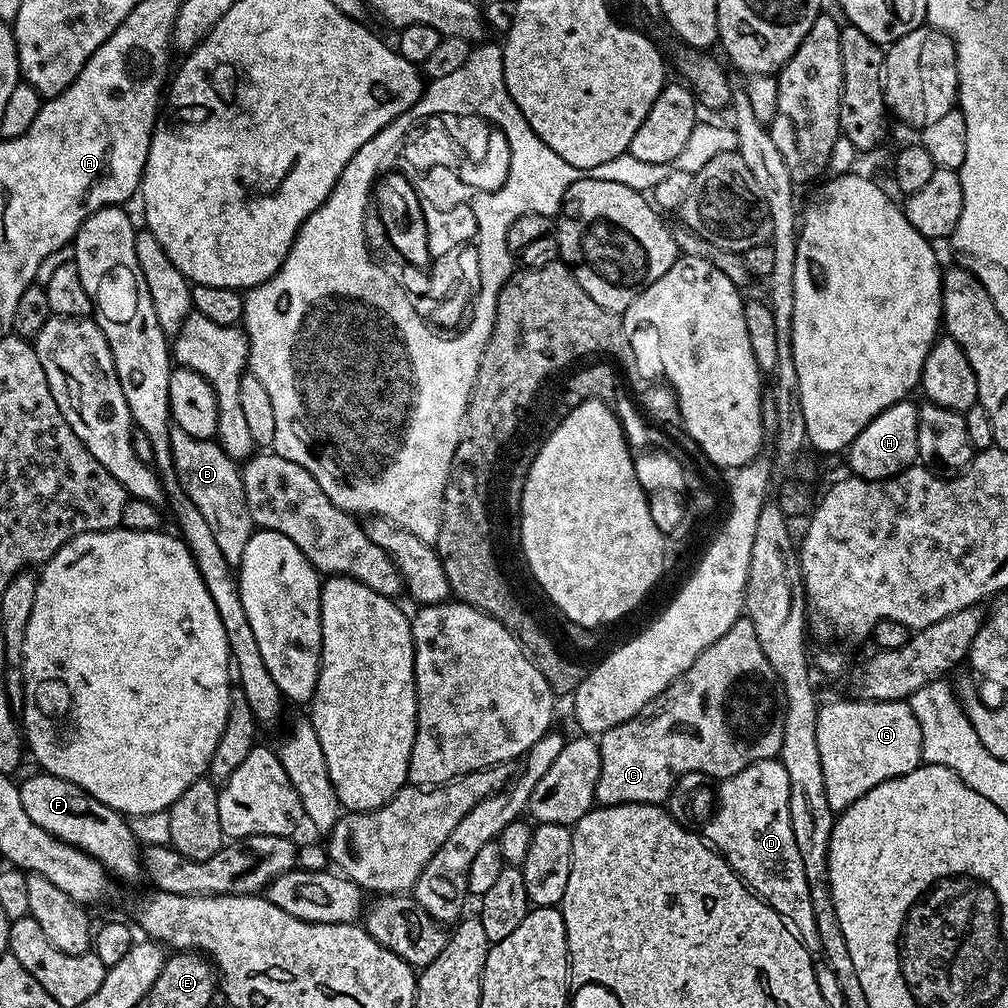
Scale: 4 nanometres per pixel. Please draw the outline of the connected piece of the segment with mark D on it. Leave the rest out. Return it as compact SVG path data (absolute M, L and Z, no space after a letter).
M753 766L719 781L716 809L702 835L740 879L787 922L808 952L821 951L810 886L790 824L790 779L784 768Z

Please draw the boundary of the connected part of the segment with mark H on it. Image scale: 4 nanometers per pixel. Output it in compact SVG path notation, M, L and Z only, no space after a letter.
M911 399L900 400L894 406L890 406L886 410L882 410L882 414L878 414L873 418L866 430L862 430L862 434L858 434L858 438L854 438L854 442L848 445L846 449L846 457L848 456L848 464L851 475L861 476L864 480L885 480L891 476L898 475L899 472L905 472L907 468L913 467L917 463L920 451L918 450L918 414L919 407Z

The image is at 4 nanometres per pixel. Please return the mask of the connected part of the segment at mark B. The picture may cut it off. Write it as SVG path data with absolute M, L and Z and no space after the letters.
M173 427L171 433L172 465L176 477L180 479L182 490L190 498L190 502L198 506L202 518L206 518L206 523L222 549L222 558L226 558L226 562L233 566L240 565L254 525L250 510L246 506L244 478L237 461L231 460L215 439L190 438L190 434L177 427Z

